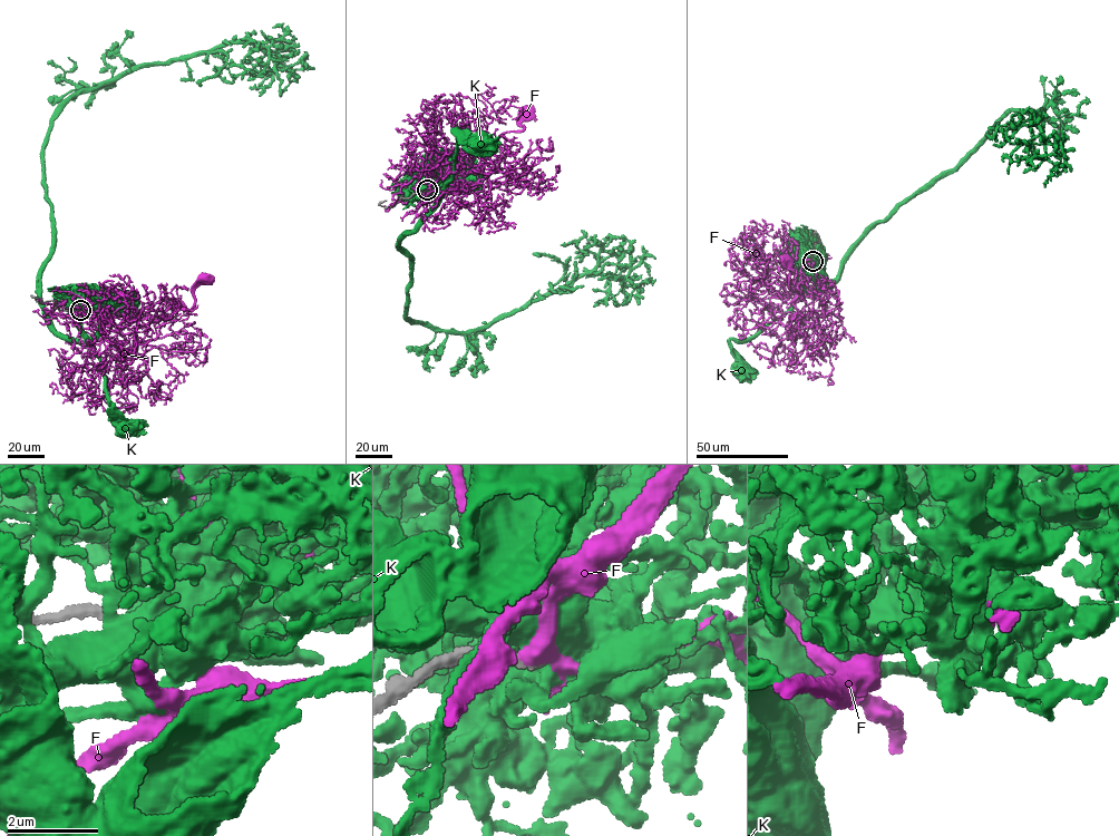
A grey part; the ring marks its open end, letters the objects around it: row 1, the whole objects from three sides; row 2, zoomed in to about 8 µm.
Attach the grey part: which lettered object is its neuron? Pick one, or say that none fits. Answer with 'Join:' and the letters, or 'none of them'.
Join: F

